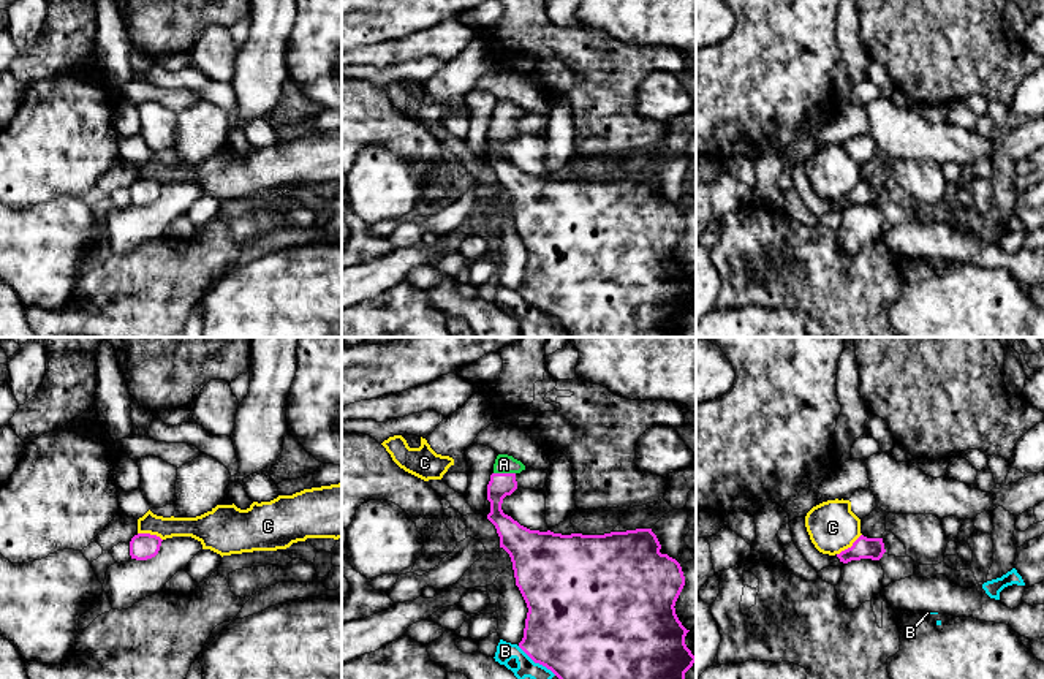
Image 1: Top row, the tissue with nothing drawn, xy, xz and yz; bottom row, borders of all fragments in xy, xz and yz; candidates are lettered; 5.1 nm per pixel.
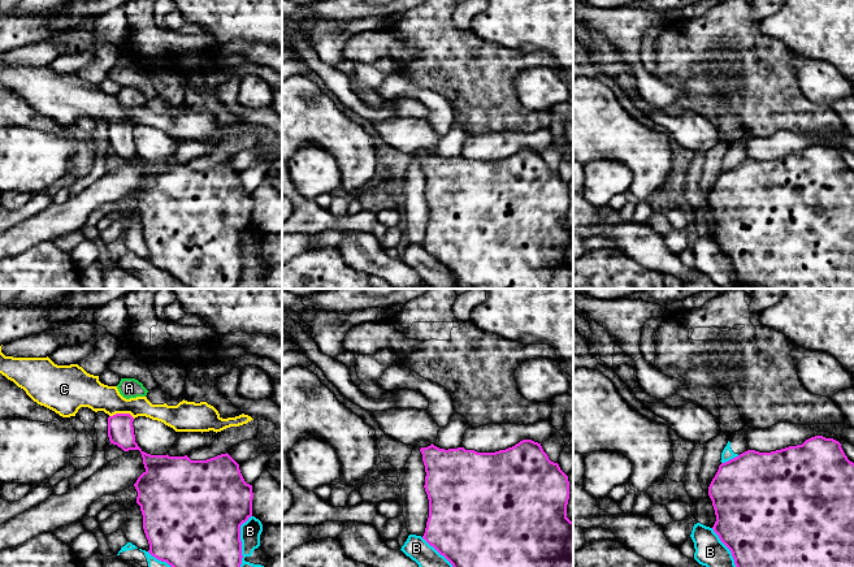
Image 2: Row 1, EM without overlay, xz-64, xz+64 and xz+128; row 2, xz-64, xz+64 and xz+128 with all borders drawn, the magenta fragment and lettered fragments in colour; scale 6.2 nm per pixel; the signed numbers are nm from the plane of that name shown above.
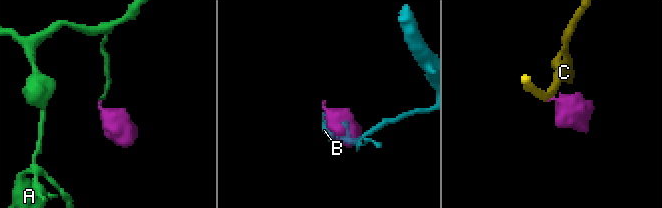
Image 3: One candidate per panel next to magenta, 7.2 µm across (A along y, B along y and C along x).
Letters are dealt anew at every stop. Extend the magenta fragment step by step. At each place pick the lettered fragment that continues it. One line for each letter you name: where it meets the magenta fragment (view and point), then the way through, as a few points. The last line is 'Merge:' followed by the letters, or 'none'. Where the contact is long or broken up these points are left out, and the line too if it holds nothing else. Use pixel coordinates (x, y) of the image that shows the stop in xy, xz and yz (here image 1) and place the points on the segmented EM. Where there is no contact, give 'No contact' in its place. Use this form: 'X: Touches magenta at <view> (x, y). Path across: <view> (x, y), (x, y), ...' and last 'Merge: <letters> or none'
A: Touches magenta at xz (505, 474)
Merge: A

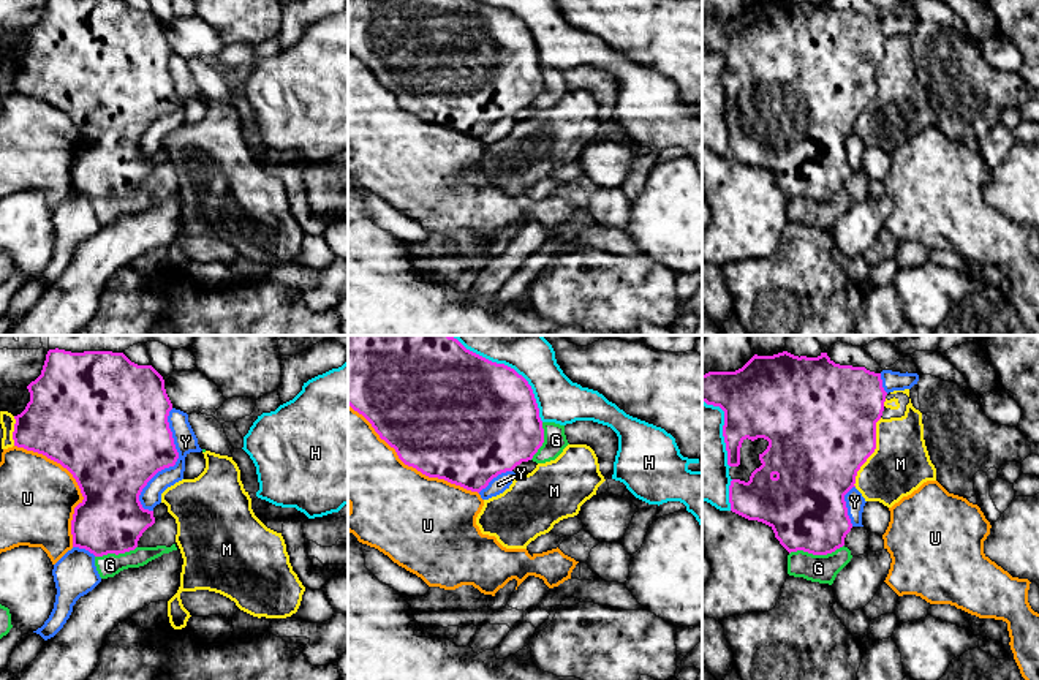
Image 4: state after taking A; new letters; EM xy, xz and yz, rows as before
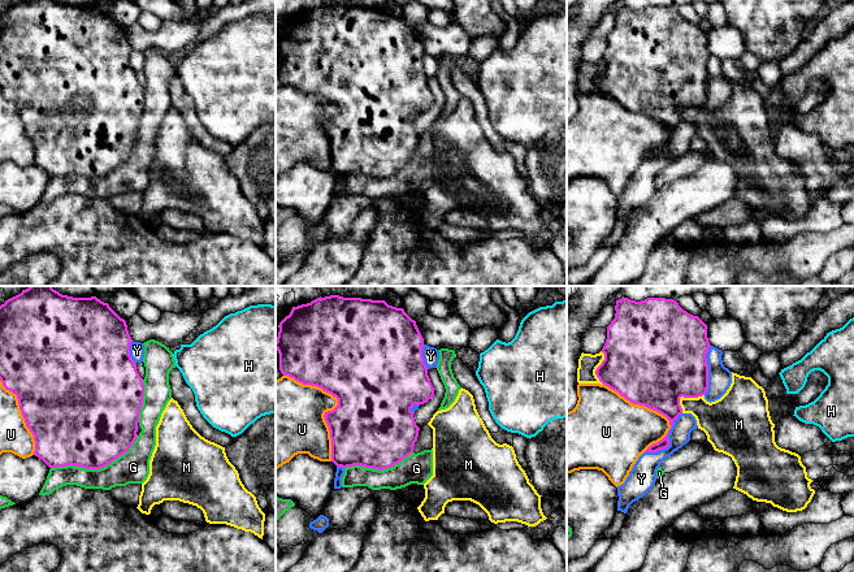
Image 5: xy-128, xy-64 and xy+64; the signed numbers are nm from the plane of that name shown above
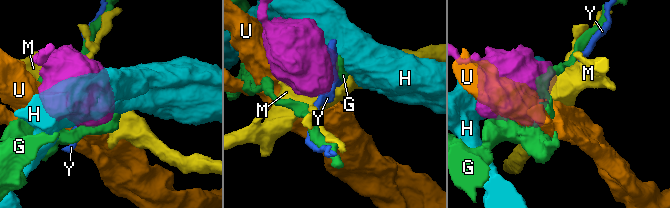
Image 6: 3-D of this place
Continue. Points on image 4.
Merge: none

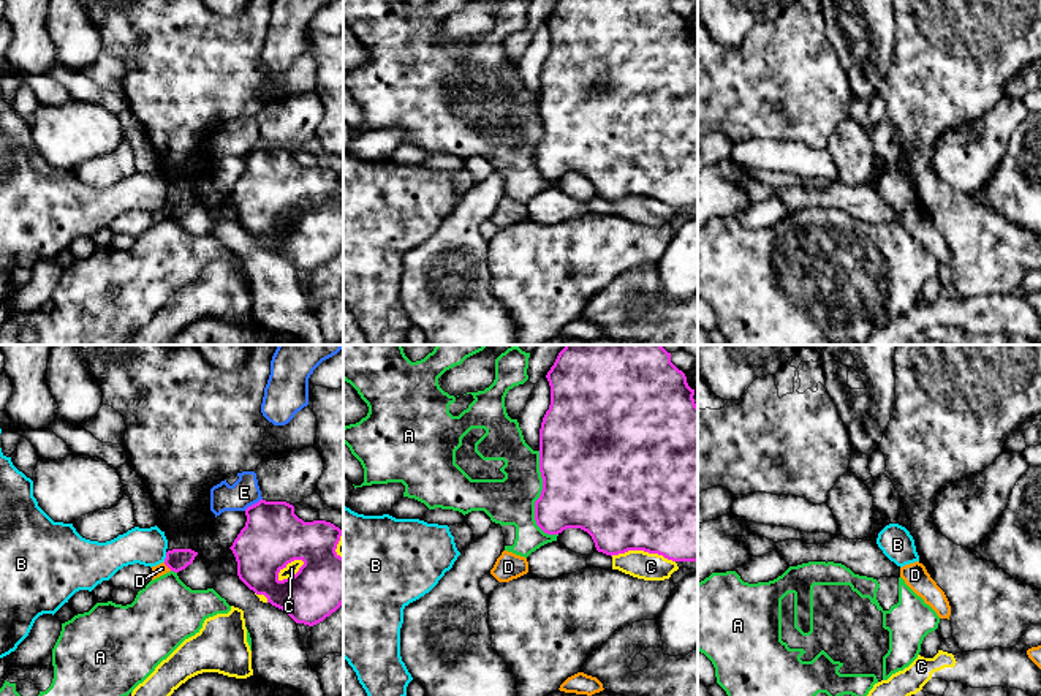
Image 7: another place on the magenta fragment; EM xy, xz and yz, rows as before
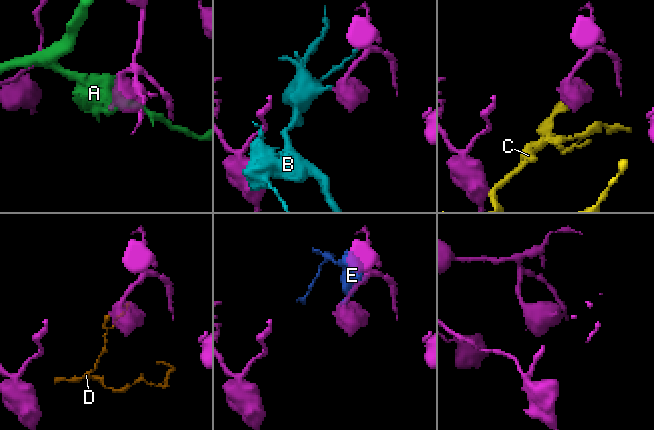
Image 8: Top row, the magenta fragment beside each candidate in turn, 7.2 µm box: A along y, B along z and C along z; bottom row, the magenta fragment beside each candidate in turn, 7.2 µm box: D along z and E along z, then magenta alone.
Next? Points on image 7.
Merge: none

